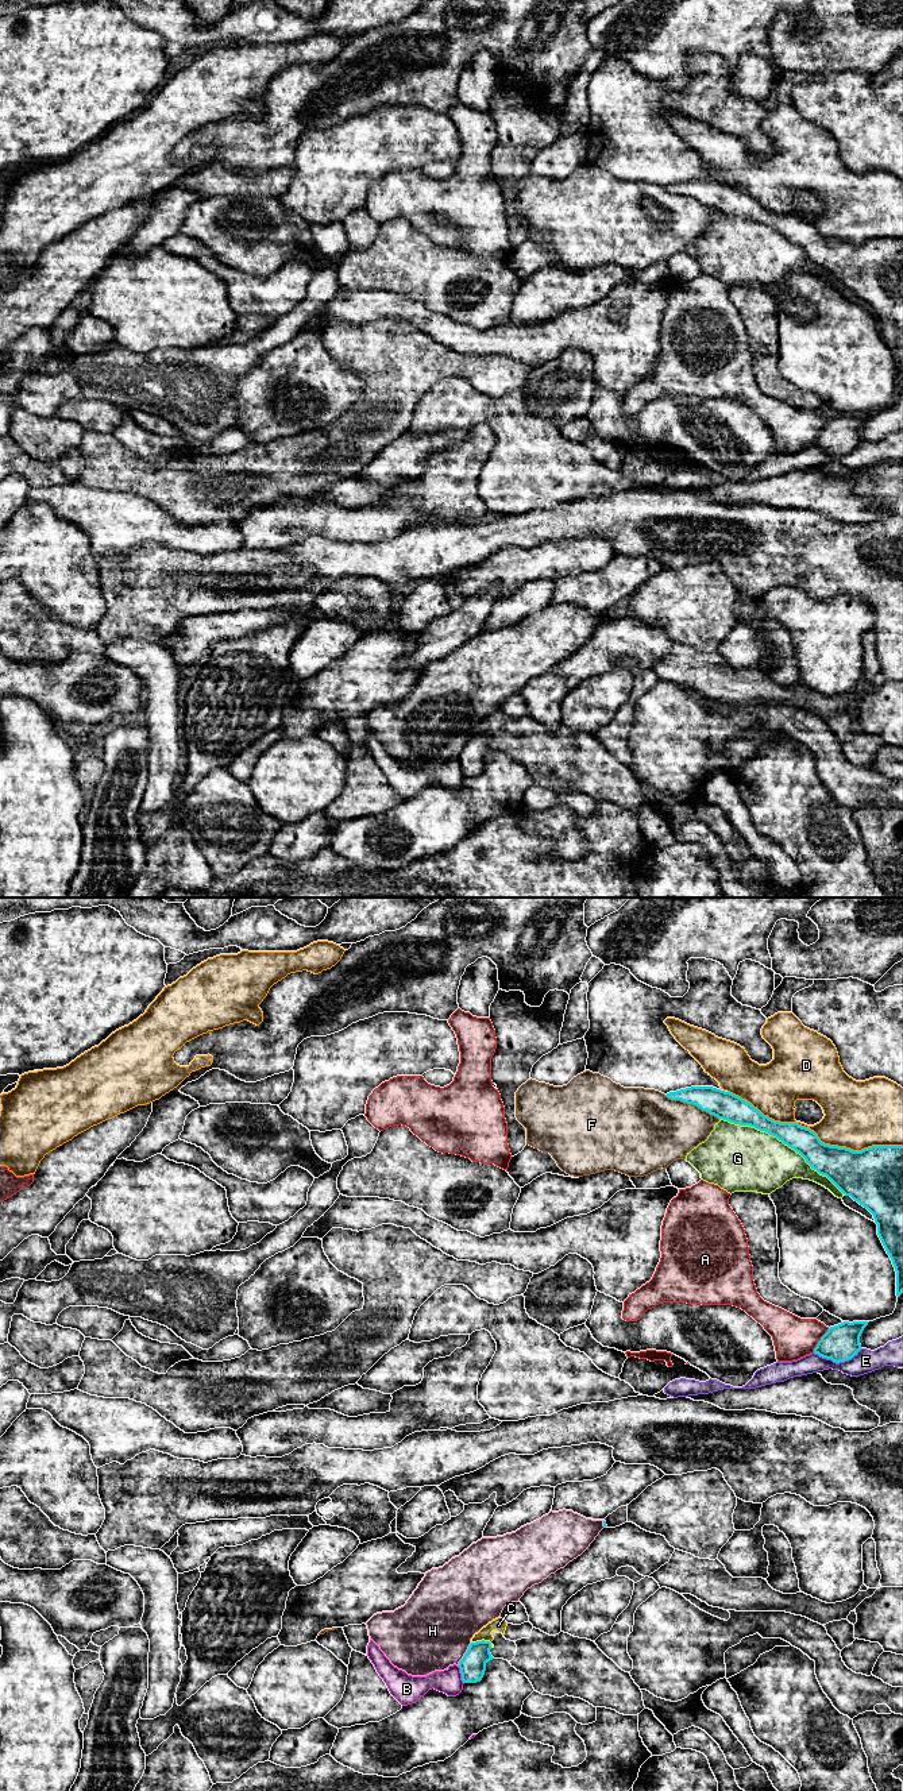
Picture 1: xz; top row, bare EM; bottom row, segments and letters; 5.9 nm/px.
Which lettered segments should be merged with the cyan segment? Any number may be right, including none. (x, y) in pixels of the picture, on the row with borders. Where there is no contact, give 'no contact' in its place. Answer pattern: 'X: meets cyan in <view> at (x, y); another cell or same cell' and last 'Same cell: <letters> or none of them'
A: meets cyan in xz at (819, 1340); another cell
B: meets cyan in xz at (462, 1675); another cell
C: meets cyan in xz at (483, 1640); another cell
D: meets cyan in xz at (815, 1134); another cell
E: meets cyan in xz at (837, 1362); another cell
F: meets cyan in xz at (691, 1103); another cell
G: meets cyan in xz at (782, 1141); another cell
H: meets cyan in xz at (464, 1654); another cell
Same cell: none of them

